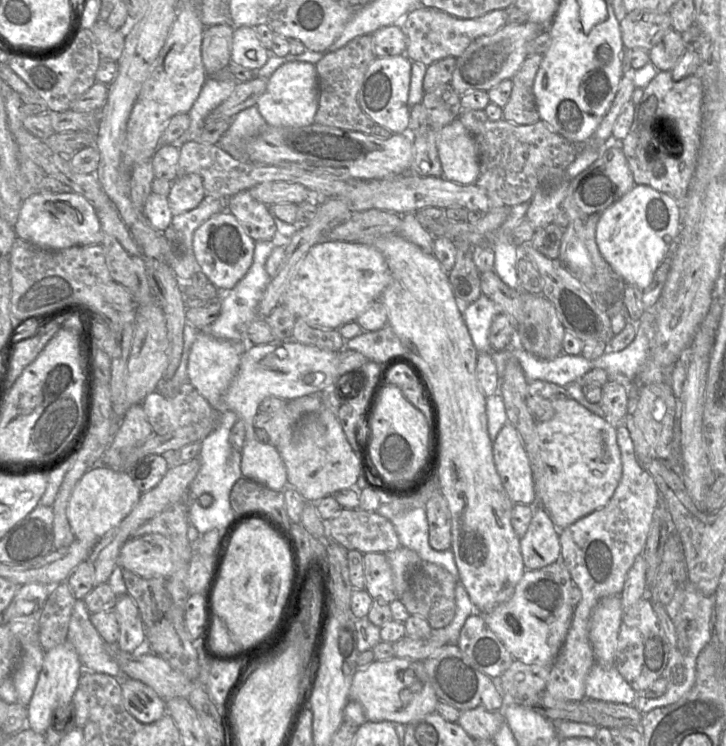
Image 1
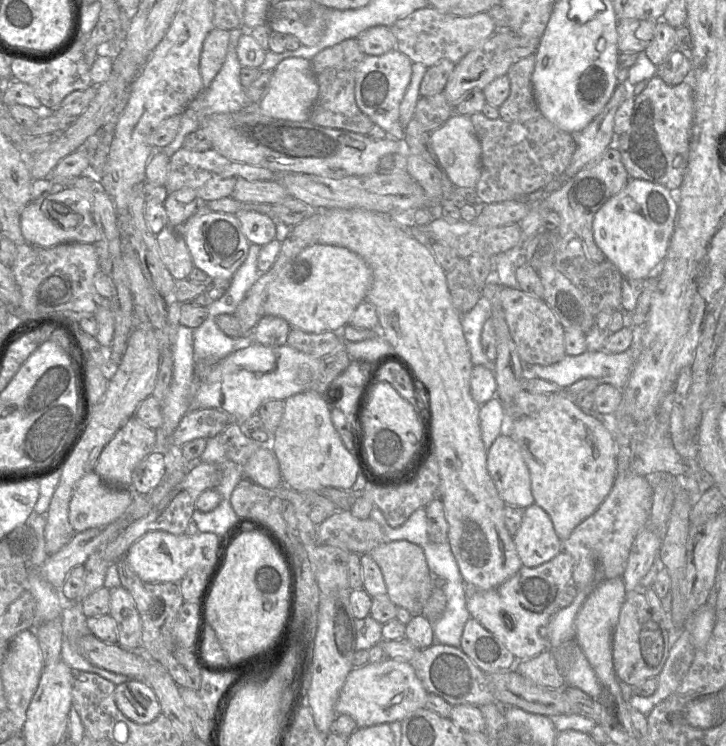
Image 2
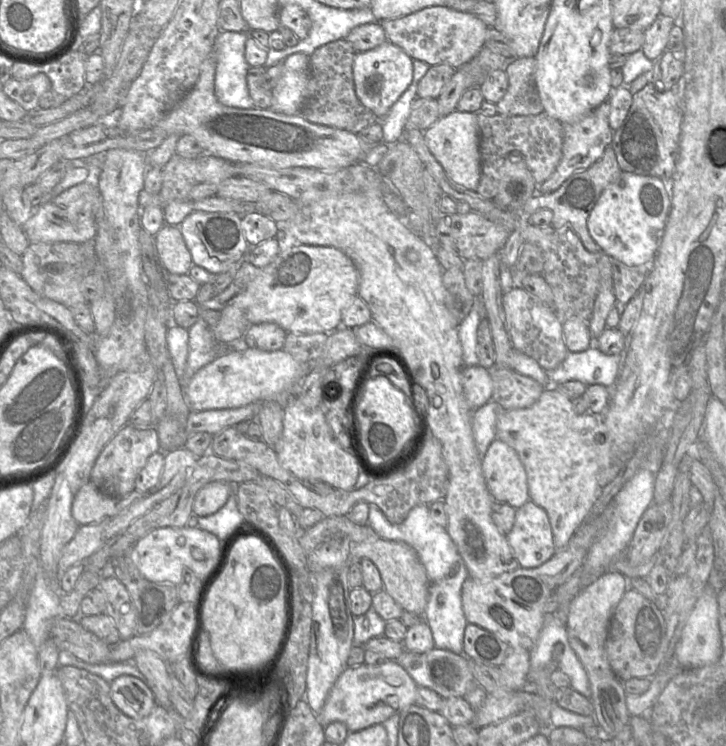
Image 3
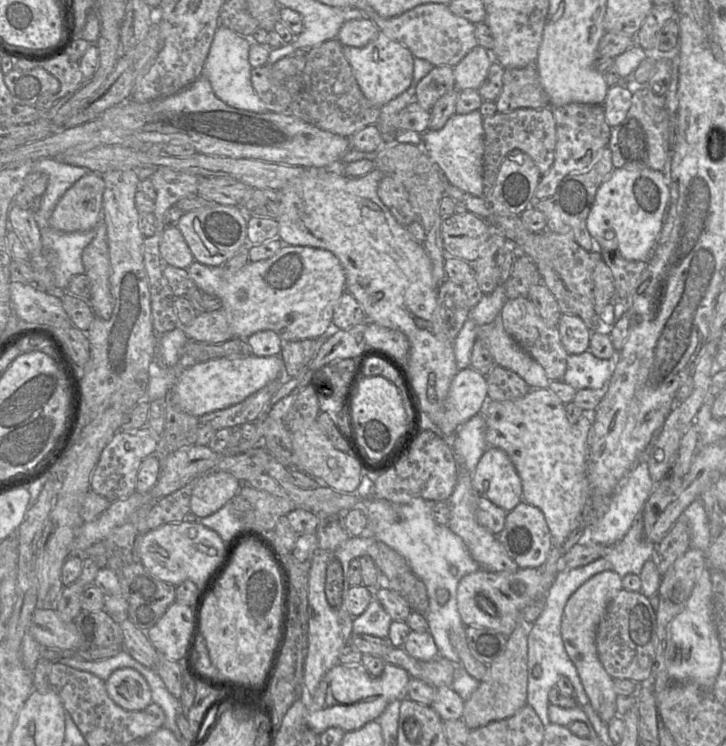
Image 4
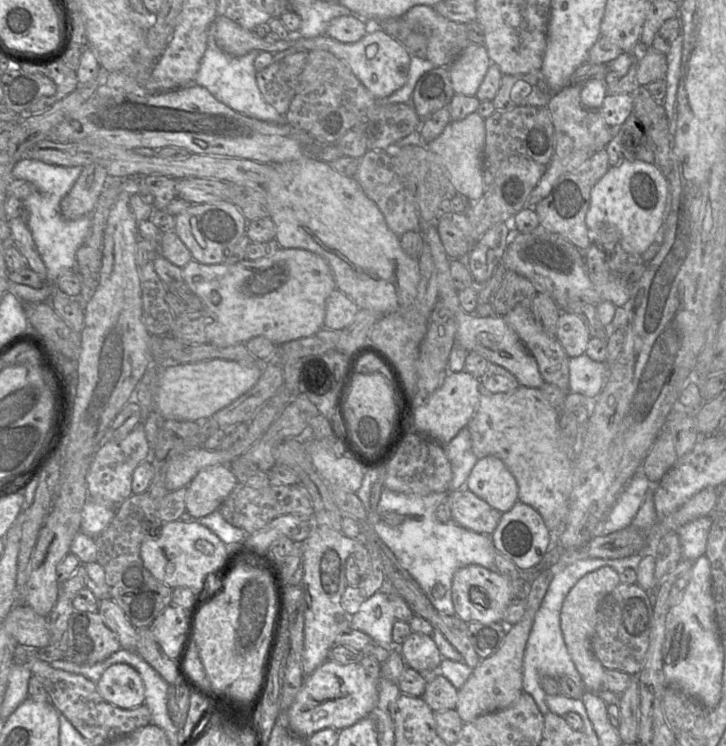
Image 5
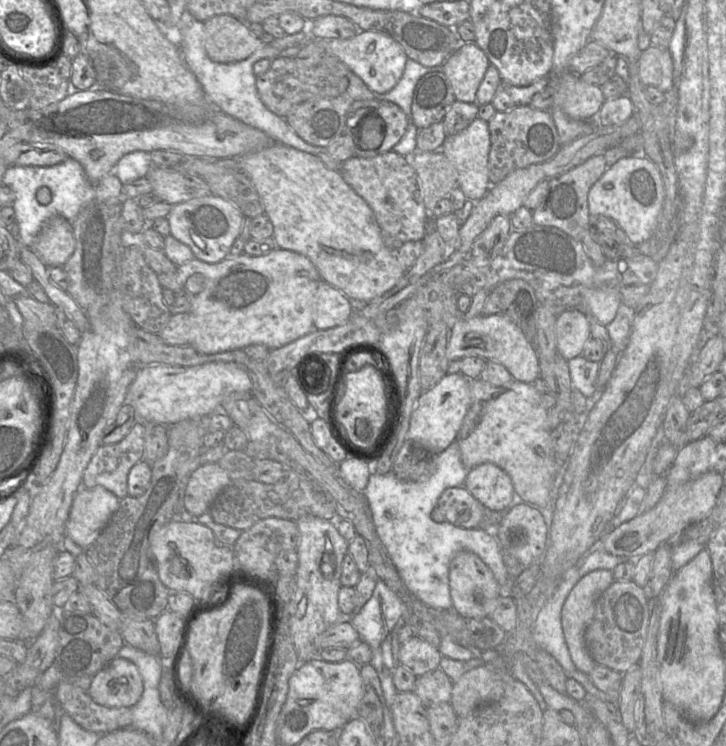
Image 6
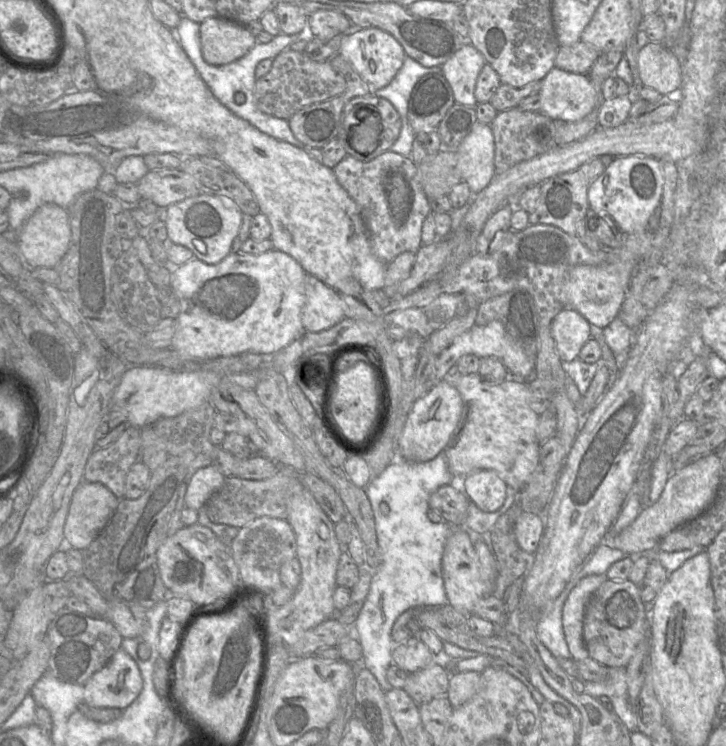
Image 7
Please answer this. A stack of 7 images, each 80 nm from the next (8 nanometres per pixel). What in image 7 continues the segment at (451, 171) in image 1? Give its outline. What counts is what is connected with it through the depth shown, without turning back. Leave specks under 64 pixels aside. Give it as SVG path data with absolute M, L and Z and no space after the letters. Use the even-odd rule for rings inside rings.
M476 121L471 131L456 148L462 180L465 181L473 195L481 192L495 175L494 170L494 138L489 124Z

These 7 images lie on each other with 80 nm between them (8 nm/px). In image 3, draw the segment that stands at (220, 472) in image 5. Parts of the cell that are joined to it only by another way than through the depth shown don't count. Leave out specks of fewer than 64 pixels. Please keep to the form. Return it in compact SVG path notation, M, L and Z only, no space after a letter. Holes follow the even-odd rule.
M213 481L206 485L204 485L195 495L193 505L192 505L192 511L194 515L197 516L208 516L211 514L214 514L217 512L224 504L227 502L228 497L231 493L232 484L239 484L239 483L230 483L226 481Z

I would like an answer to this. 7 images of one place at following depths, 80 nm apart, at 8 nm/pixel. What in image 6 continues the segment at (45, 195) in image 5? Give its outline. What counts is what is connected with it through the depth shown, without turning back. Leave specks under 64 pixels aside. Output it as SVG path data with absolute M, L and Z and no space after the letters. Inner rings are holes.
M70 157L54 166L10 166L3 175L2 184L15 193L12 207L14 222L18 226L18 239L30 247L49 220L61 216L72 223L96 196L96 187L88 180L82 165ZM42 187L48 188L51 193L51 201L46 205L40 204L36 198L37 191Z

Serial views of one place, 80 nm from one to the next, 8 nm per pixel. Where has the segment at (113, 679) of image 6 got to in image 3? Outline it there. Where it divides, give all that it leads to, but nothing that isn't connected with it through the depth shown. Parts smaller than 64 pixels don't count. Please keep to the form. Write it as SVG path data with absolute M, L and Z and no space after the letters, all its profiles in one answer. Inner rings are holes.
M121 675L111 681L110 692L116 707L133 719L148 716L157 705L150 687L131 675Z

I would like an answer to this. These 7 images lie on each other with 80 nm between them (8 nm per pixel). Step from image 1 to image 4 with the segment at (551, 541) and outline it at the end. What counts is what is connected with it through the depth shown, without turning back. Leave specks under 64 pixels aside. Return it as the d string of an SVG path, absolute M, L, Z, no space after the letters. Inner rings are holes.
M524 501L507 513L502 531L495 536L519 569L541 567L551 549L543 513Z

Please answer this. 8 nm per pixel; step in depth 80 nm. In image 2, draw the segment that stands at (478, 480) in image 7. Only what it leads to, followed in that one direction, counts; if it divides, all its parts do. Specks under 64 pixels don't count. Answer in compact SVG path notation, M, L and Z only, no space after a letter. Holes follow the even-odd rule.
M502 433L488 448L486 467L506 505L526 509L535 504L528 467L520 447L509 435Z

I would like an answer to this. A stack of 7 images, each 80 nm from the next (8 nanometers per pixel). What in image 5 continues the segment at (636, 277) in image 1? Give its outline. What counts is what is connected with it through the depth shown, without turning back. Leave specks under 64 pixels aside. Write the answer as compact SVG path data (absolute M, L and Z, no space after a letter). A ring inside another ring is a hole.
M625 160L610 167L593 187L586 225L591 234L597 234L601 226L614 226L620 232L622 248L627 252L642 255L662 234L669 210L669 183L660 168L654 163Z

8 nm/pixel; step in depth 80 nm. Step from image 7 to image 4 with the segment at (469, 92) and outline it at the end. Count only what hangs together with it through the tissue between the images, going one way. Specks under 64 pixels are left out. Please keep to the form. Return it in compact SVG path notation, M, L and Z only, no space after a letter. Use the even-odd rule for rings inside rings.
M481 46L472 48L463 59L453 67L455 88L477 90L487 76L487 72L493 63L491 50Z

